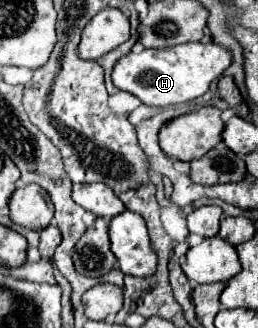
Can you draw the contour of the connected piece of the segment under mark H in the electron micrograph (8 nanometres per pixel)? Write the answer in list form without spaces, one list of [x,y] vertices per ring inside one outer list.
[[[188,42],[174,48],[164,50],[144,50],[140,54],[126,54],[122,56],[112,72],[112,82],[118,90],[134,94],[146,106],[172,106],[194,100],[210,88],[210,82],[218,78],[228,66],[232,64],[232,54],[224,46],[214,42]]]

